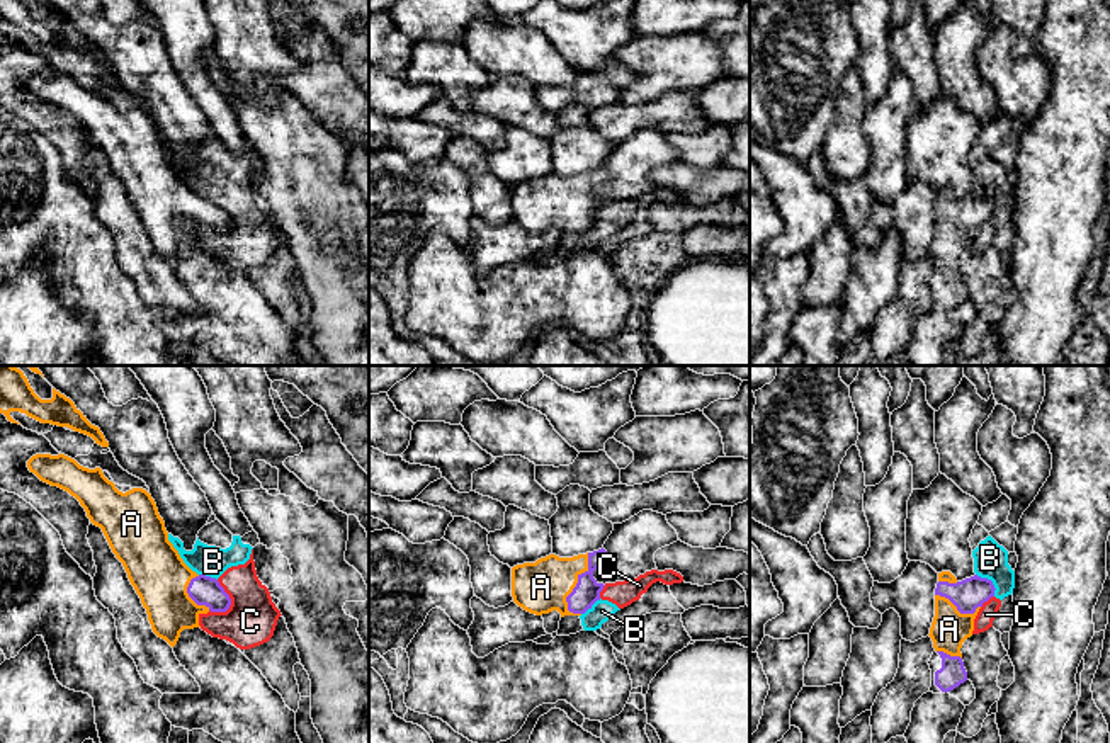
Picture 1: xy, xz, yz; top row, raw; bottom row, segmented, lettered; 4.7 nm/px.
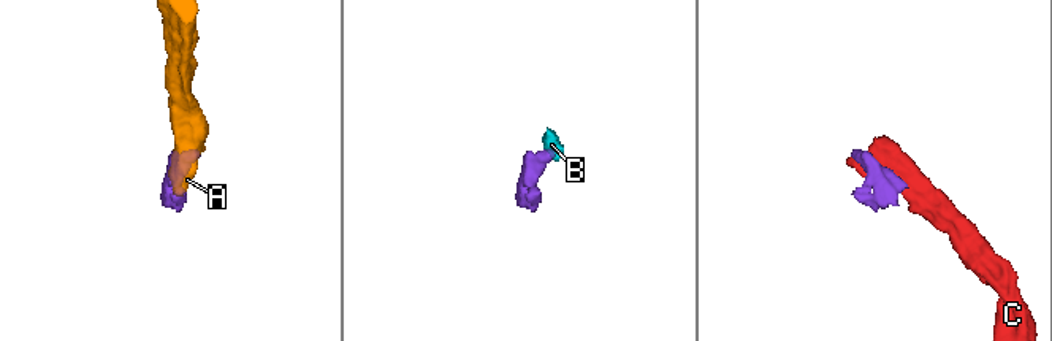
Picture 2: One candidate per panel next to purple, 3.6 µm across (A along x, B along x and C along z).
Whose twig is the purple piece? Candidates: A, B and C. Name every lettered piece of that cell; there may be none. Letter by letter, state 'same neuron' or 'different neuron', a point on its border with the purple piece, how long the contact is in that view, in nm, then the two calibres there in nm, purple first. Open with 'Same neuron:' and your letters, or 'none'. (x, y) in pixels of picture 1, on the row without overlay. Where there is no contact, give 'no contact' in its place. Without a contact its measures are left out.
Same neuron: A
A: same neuron; meets purple in xz at (577, 203); contact 300 nm long; 120 nm thick on the purple side, 240 nm on the other
B: different neuron; meets purple in yz at (991, 201); contact 140 nm long; 150 nm thick on the purple side, 160 nm on the other
C: different neuron; meets purple in xy at (228, 216); contact 170 nm long; 140 nm thick on the purple side, 240 nm on the other

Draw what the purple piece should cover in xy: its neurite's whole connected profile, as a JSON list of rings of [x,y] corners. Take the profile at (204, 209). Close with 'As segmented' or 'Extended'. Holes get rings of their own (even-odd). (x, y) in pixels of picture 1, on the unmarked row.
[[[36,73],[27,80],[27,87],[41,100],[75,116],[85,128],[90,141],[102,148],[112,172],[122,182],[131,204],[146,228],[153,252],[172,267],[184,248],[201,247],[201,233],[207,233],[209,230],[226,231],[229,228],[231,218],[219,201],[206,194],[197,194],[184,182],[178,170],[168,160],[165,141],[146,109],[133,107],[122,112],[104,95],[100,87],[83,87],[65,73]]]. Extended

